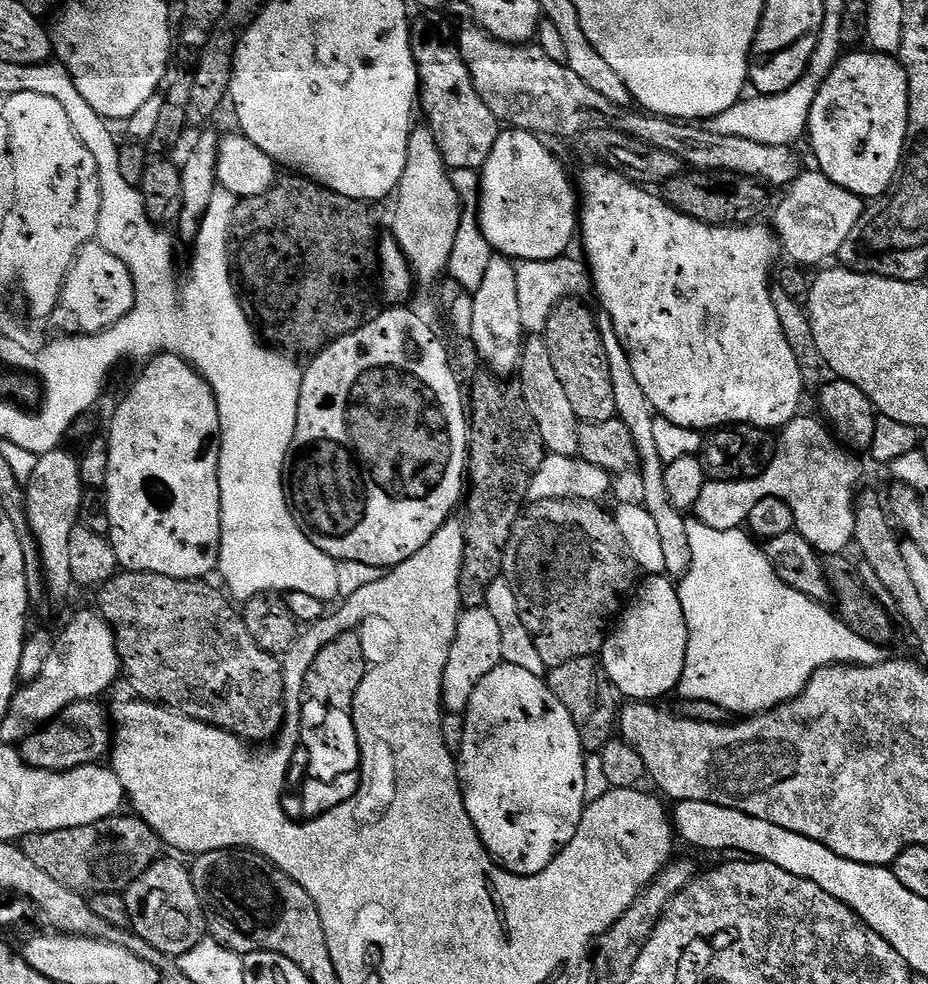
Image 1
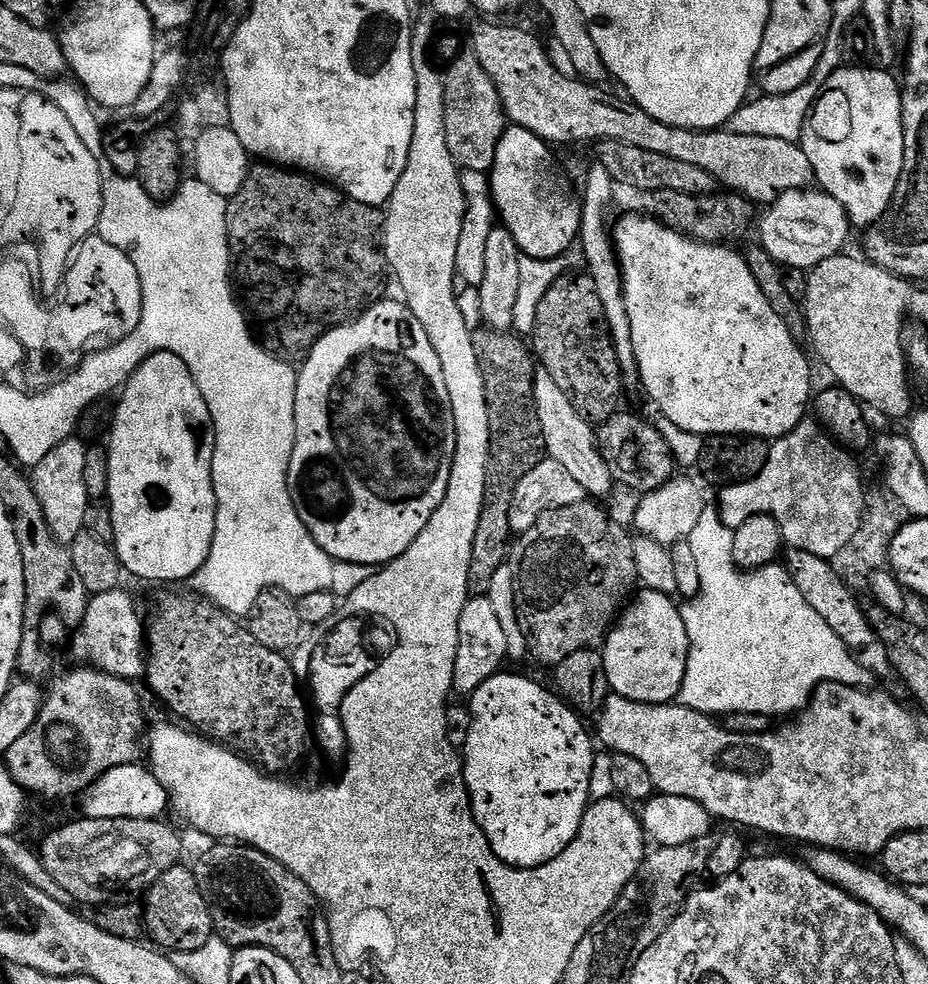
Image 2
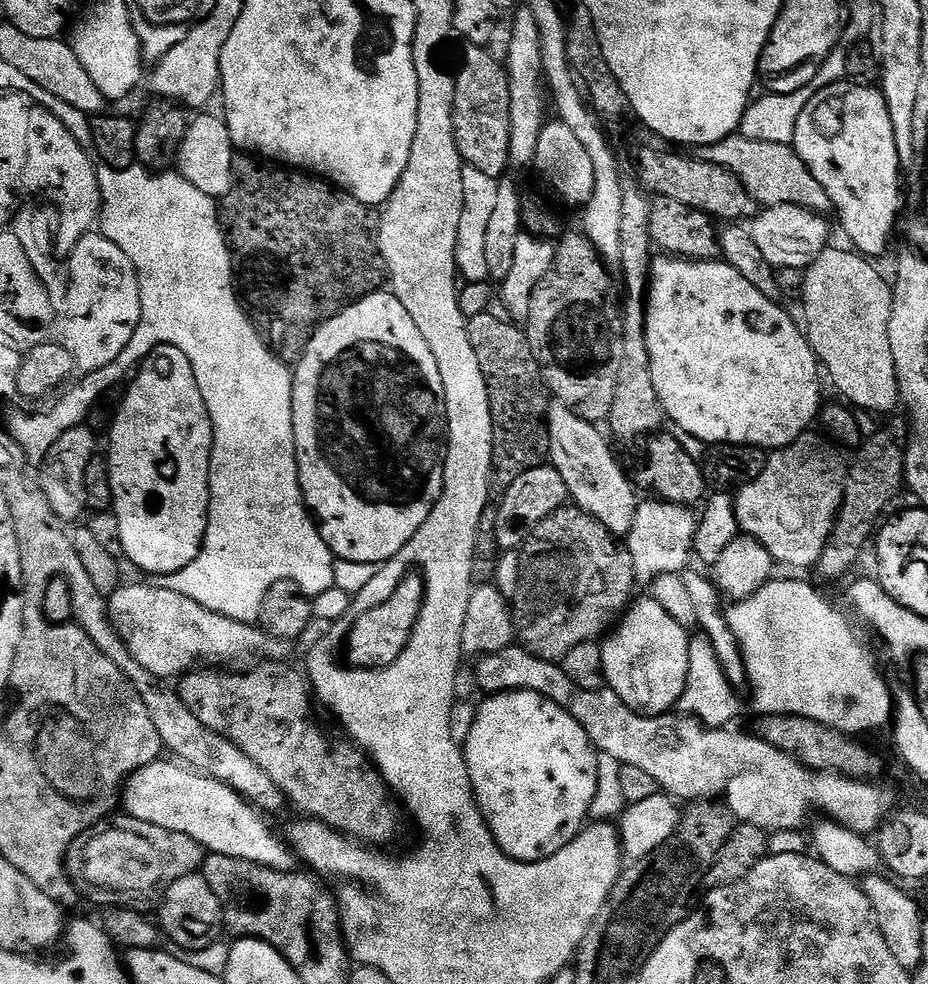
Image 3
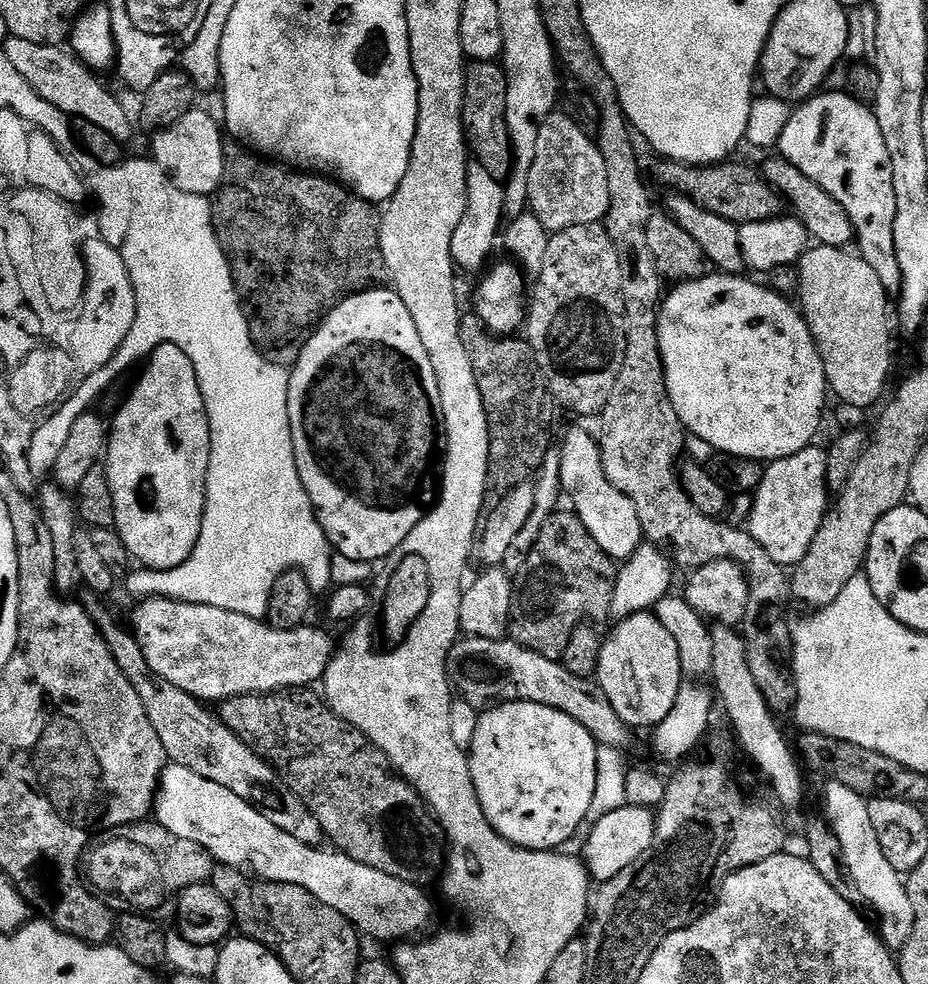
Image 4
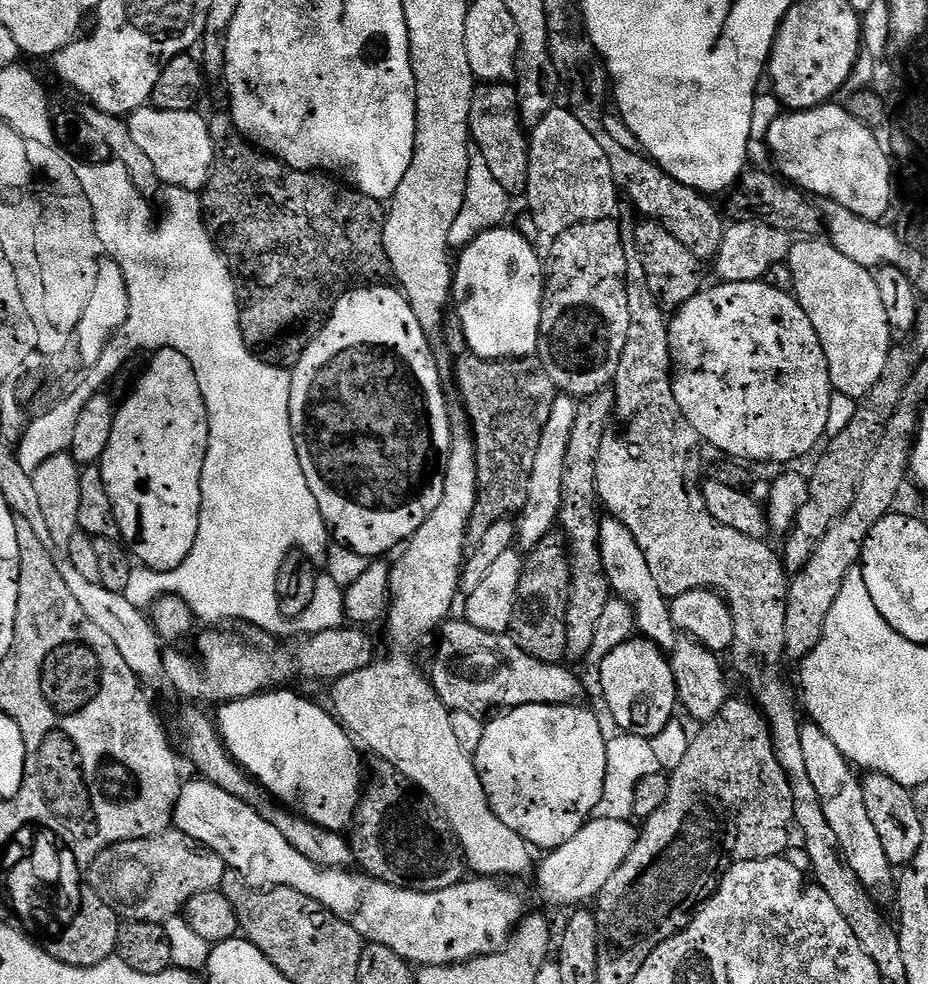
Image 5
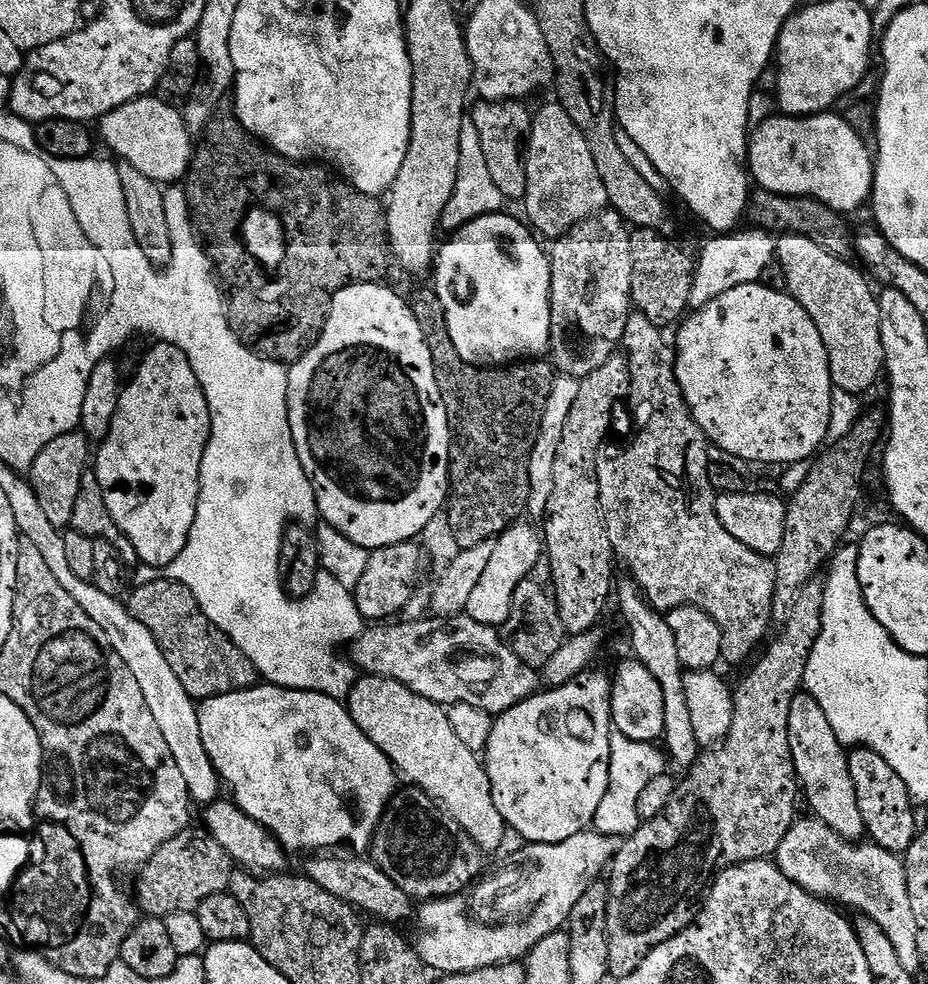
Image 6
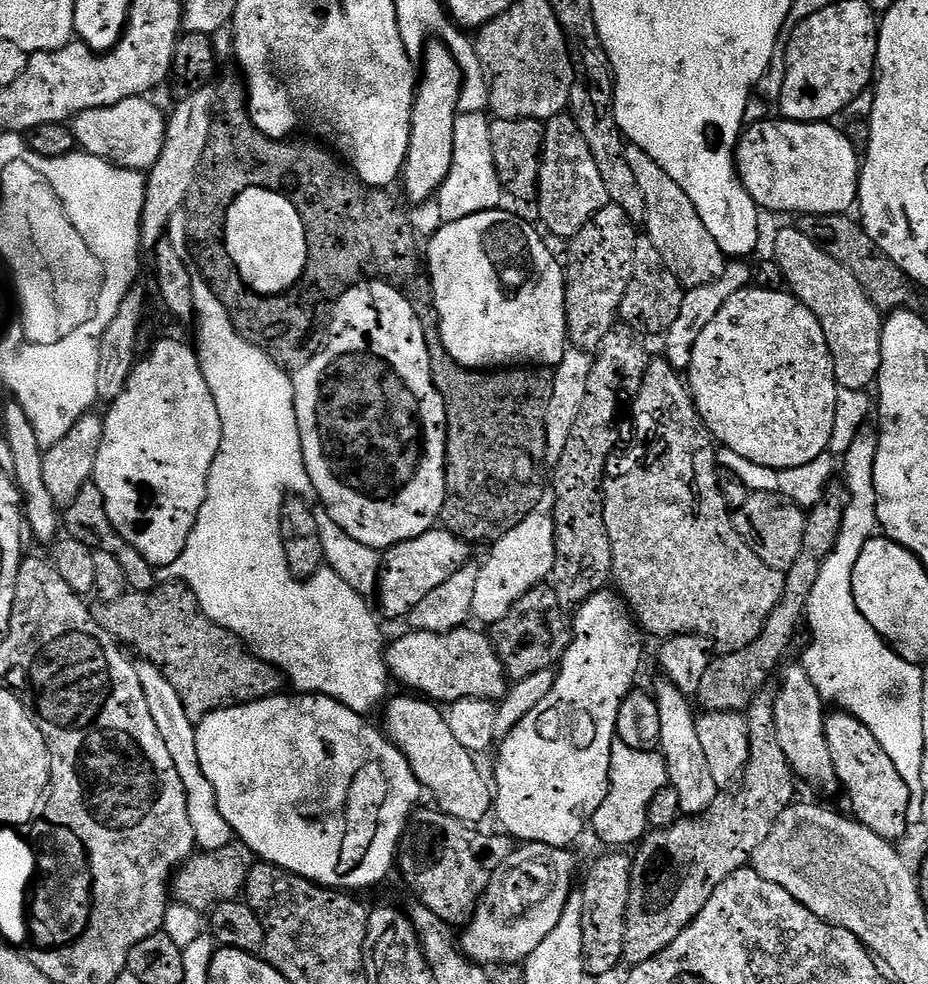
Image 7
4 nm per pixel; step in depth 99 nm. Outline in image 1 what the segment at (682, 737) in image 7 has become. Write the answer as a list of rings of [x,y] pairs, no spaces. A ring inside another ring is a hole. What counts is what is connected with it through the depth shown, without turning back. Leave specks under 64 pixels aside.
[[[529,337],[520,355],[518,369],[518,387],[523,394],[526,406],[536,411],[538,430],[542,430],[545,449],[553,456],[576,456],[579,453],[578,421],[570,406],[570,398],[566,398],[566,390],[562,390],[562,382],[558,374],[554,374],[554,362],[550,359],[550,352],[541,337]]]

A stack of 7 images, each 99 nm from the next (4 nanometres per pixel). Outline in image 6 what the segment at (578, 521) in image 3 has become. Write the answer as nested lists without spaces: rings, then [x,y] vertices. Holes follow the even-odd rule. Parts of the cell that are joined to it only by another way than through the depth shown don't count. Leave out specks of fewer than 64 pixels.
[[[541,558],[534,570],[530,570],[530,574],[526,574],[522,582],[518,582],[518,590],[514,590],[512,609],[502,626],[502,635],[505,642],[512,645],[514,654],[518,654],[524,664],[537,670],[542,669],[563,646],[566,633],[558,614],[556,588],[552,584],[552,571],[547,559]]]

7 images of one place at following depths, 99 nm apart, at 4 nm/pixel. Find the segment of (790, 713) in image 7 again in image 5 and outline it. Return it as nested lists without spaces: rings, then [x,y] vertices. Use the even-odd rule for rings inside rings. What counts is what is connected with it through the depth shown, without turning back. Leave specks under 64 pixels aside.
[[[801,723],[800,733],[807,773],[810,774],[811,784],[818,794],[826,820],[830,822],[830,827],[841,844],[845,863],[854,870],[854,874],[868,890],[875,890],[879,884],[888,884],[891,880],[893,883],[894,866],[886,858],[886,850],[882,850],[882,841],[878,838],[878,830],[874,830],[874,822],[870,822],[866,798],[862,798],[861,777],[855,776],[857,773],[853,765],[848,763],[842,750],[830,742],[830,738],[818,725]]]

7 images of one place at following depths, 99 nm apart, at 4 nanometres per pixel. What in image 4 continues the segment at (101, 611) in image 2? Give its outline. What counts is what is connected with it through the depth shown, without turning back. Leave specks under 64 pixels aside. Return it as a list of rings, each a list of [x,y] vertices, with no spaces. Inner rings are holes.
[[[150,596],[137,604],[140,605],[132,612],[130,628],[135,633],[146,662],[156,676],[180,687],[201,702],[223,702],[235,696],[304,690],[319,685],[334,655],[334,640],[332,644],[331,638],[322,629],[313,626],[278,630],[263,619],[255,620],[246,614],[222,610],[218,606],[187,604],[165,596]]]

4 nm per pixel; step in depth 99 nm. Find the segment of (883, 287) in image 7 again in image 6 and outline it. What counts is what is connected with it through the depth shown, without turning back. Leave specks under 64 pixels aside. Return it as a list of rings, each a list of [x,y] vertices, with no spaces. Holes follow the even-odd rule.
[[[756,190],[748,201],[747,219],[753,220],[757,229],[769,234],[782,236],[805,236],[822,250],[841,258],[848,258],[854,252],[854,228],[847,224],[845,217],[826,206],[820,200],[809,196],[779,196],[773,192]]]

